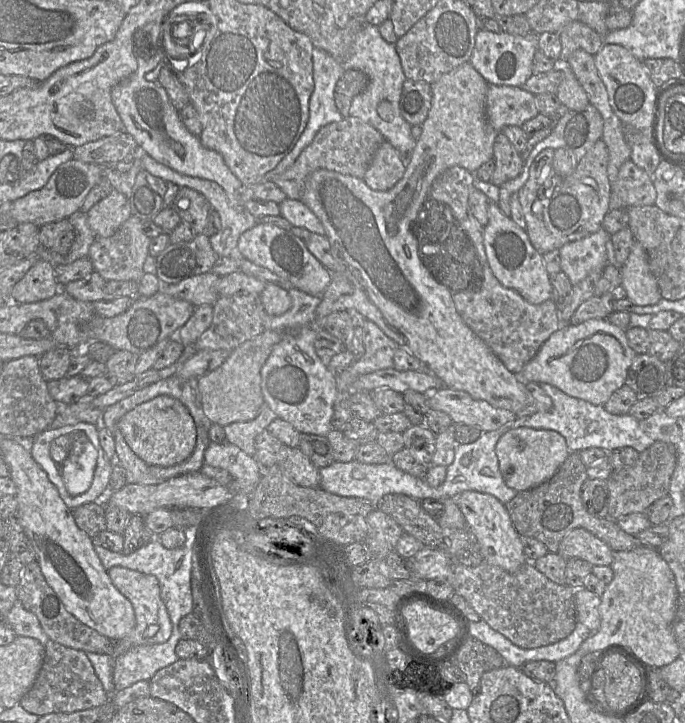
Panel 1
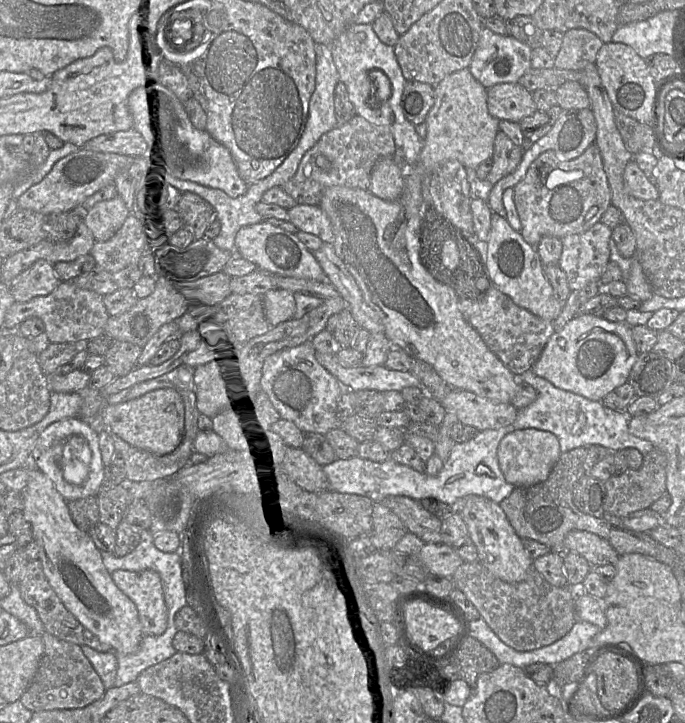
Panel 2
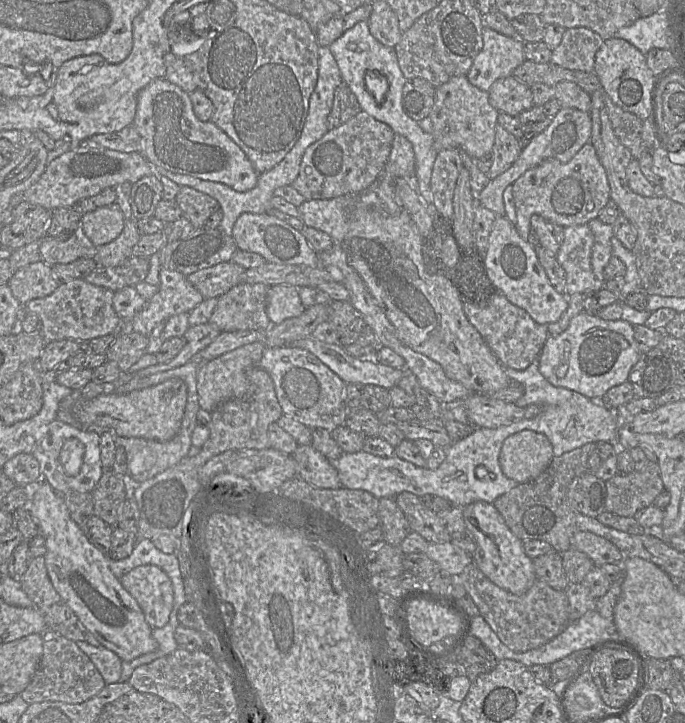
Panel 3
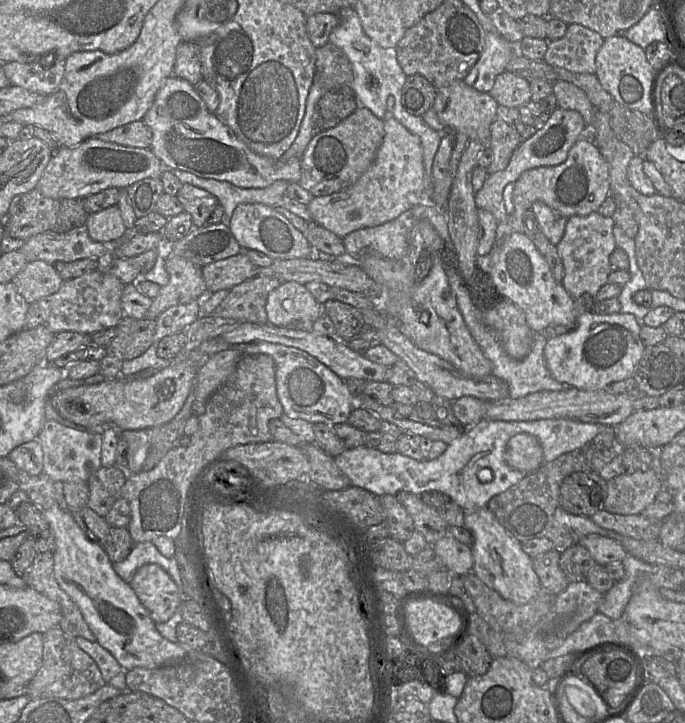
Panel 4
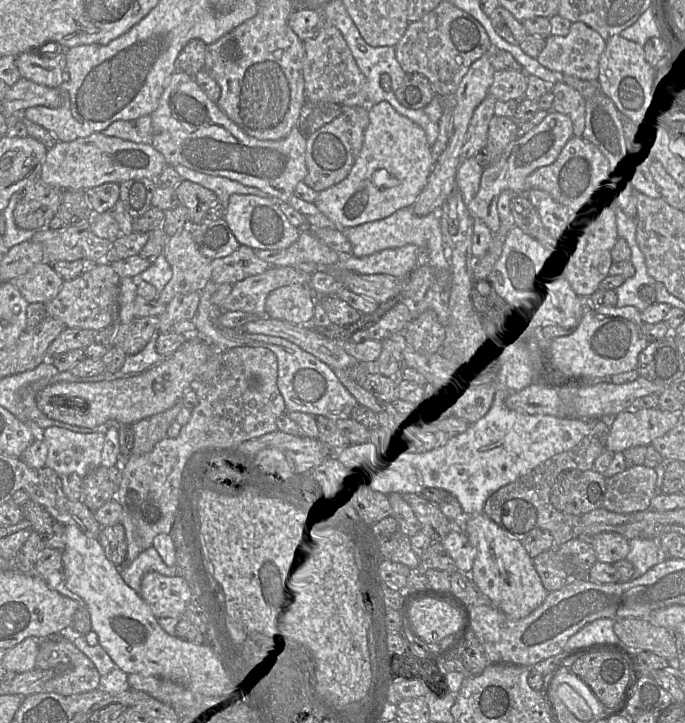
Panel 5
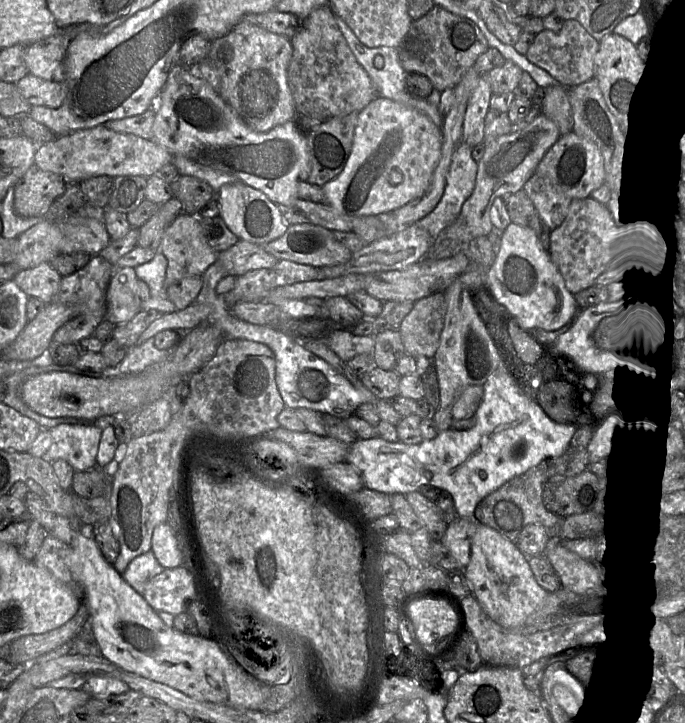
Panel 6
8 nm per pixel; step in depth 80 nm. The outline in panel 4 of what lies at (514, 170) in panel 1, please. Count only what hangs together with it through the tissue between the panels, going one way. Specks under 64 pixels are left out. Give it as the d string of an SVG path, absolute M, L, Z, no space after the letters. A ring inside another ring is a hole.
M495 119L490 128L488 142L488 148L493 154L492 162L487 169L488 175L504 170L521 142L521 135L515 127L503 120Z

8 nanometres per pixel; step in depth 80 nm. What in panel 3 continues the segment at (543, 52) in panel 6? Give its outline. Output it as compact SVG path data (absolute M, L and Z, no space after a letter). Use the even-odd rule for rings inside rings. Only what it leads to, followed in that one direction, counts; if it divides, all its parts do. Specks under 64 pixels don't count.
M586 27L566 29L561 43L552 50L550 62L583 72L594 72L595 56L604 40Z

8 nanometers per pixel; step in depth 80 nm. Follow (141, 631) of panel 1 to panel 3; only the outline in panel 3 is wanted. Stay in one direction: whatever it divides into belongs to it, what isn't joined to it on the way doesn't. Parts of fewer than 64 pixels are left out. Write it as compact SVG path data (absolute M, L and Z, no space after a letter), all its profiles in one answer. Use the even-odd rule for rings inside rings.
M155 565L136 567L122 576L120 583L137 601L152 629L169 622L174 591L171 579L161 568Z

